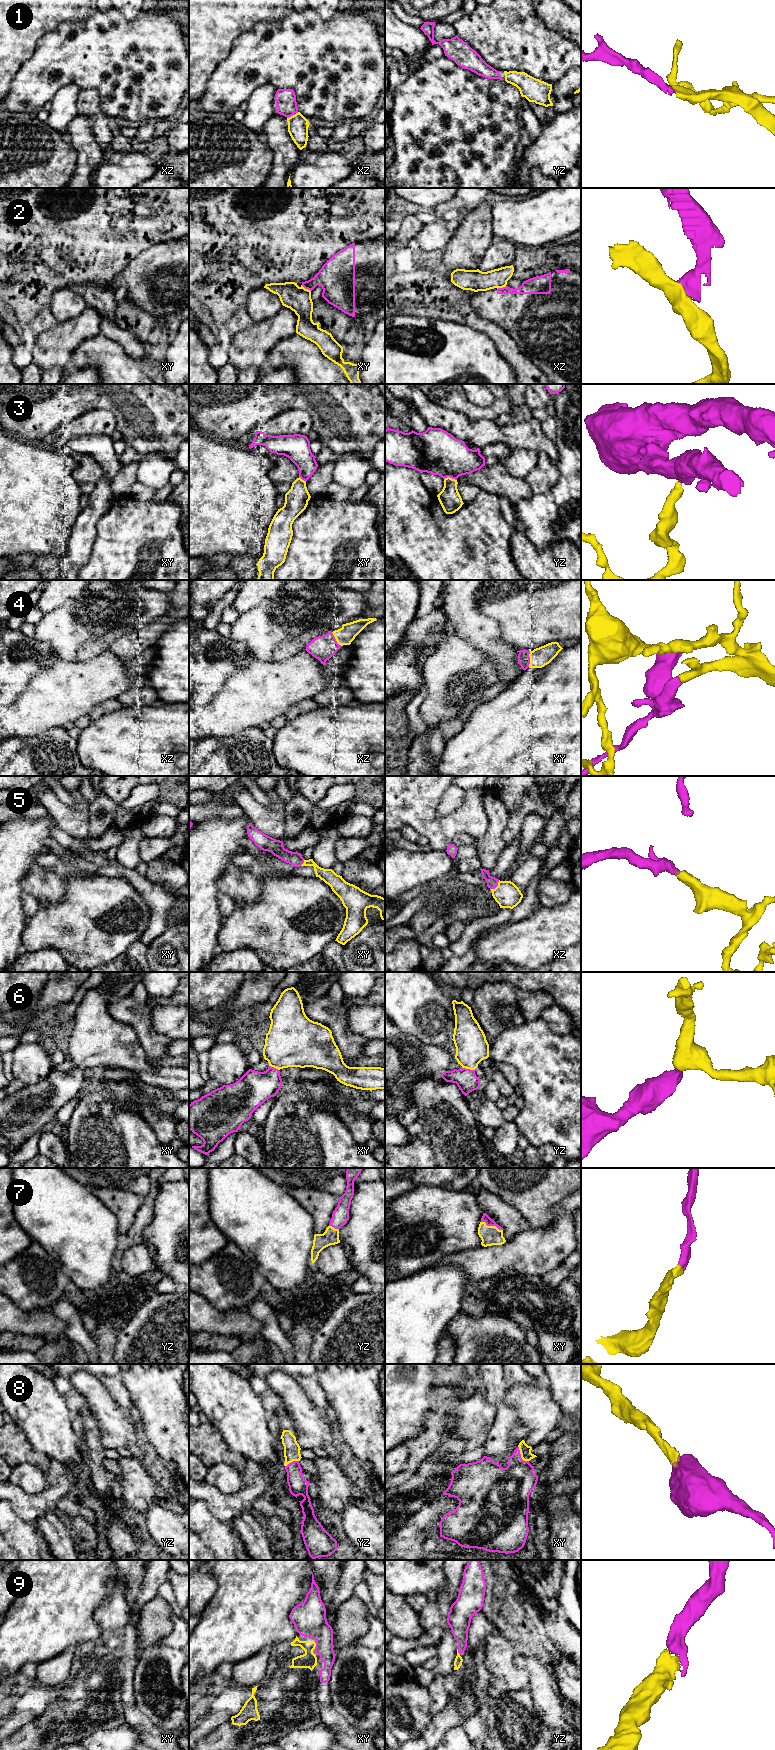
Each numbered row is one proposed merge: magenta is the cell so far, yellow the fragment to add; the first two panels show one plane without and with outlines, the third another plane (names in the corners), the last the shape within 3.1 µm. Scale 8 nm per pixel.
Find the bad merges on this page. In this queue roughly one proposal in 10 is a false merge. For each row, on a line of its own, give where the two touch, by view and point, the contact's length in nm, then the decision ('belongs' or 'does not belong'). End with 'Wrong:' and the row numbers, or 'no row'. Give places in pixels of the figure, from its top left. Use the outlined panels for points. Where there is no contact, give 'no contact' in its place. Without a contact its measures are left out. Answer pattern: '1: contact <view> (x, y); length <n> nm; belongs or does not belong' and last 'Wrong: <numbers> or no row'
1: contact xz (290, 116); length 70 nm; belongs
2: contact xy (306, 288); length 90 nm; does not belong
3: contact yz (450, 477); length 110 nm; belongs
4: contact xy (529, 659); length 130 nm; belongs
5: contact xz (496, 886); length 110 nm; belongs
6: contact yz (468, 1069); length 110 nm; belongs
7: contact xy (492, 1225); length 190 nm; belongs
8: contact xy (520, 1455); length 150 nm; belongs
9: contact xy (316, 1645); length 60 nm; belongs
Wrong: 2

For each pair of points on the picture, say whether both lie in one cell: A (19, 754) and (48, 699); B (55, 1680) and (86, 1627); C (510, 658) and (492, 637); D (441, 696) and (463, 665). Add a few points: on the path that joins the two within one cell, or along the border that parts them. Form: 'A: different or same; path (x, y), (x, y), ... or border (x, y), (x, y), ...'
A: different; border (50, 728), (40, 734), (12, 736), (10, 738)
B: different; border (70, 1648), (49, 1659)
C: same; path (505, 653), (494, 642)
D: same; path (444, 688), (445, 683), (455, 672)

